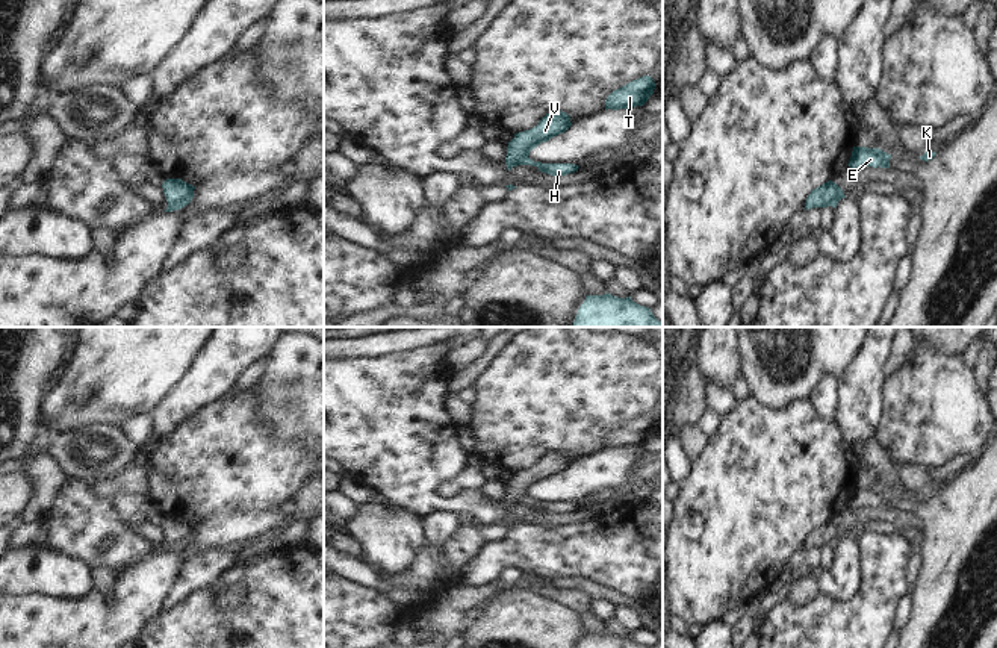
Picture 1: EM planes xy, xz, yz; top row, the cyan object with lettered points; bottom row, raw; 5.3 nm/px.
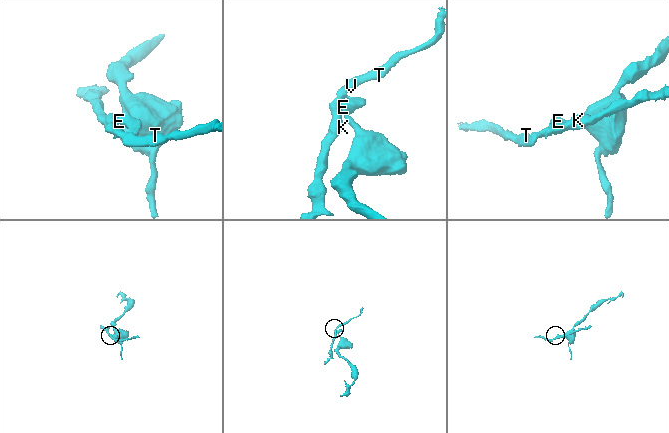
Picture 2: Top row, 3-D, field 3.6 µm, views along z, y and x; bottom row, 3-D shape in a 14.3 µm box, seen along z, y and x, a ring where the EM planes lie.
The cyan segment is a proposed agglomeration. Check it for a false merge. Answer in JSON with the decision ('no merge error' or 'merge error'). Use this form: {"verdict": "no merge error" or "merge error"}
{"verdict": "merge error"}

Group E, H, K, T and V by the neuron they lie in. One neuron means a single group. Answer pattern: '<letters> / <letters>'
E H / K T V

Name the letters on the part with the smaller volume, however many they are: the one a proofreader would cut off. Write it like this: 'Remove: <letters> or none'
Remove: K, T, V

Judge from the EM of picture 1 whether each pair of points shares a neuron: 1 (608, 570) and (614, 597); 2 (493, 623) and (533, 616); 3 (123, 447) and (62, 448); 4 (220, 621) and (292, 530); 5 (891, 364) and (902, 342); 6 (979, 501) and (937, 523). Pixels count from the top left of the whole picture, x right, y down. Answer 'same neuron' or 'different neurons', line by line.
1: different neurons
2: same neuron
3: same neuron
4: different neurons
5: same neuron
6: same neuron

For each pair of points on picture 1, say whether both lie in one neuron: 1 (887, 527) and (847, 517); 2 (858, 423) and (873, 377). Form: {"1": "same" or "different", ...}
{"1": "same", "2": "same"}

